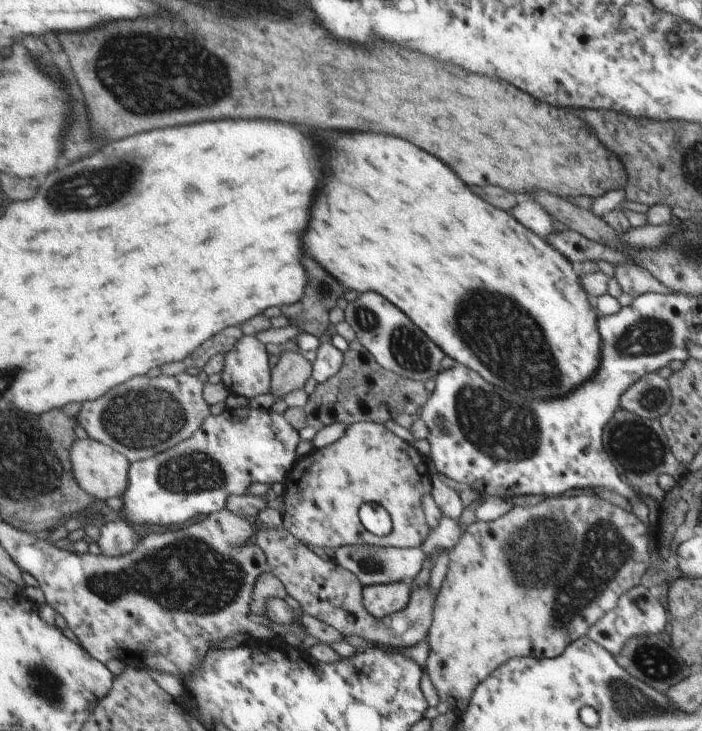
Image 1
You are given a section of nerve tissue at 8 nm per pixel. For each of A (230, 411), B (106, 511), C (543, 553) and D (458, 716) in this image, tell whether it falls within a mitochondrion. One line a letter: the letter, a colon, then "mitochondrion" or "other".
A: other
B: other
C: mitochondrion
D: other

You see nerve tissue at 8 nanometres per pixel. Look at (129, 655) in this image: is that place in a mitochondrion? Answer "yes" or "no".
no

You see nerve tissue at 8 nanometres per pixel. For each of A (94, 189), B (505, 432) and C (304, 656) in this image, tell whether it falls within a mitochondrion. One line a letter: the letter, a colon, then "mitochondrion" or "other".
A: mitochondrion
B: mitochondrion
C: other

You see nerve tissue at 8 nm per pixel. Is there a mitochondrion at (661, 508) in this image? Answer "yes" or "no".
no

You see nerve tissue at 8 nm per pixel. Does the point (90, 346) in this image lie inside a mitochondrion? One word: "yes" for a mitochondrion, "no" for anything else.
no

